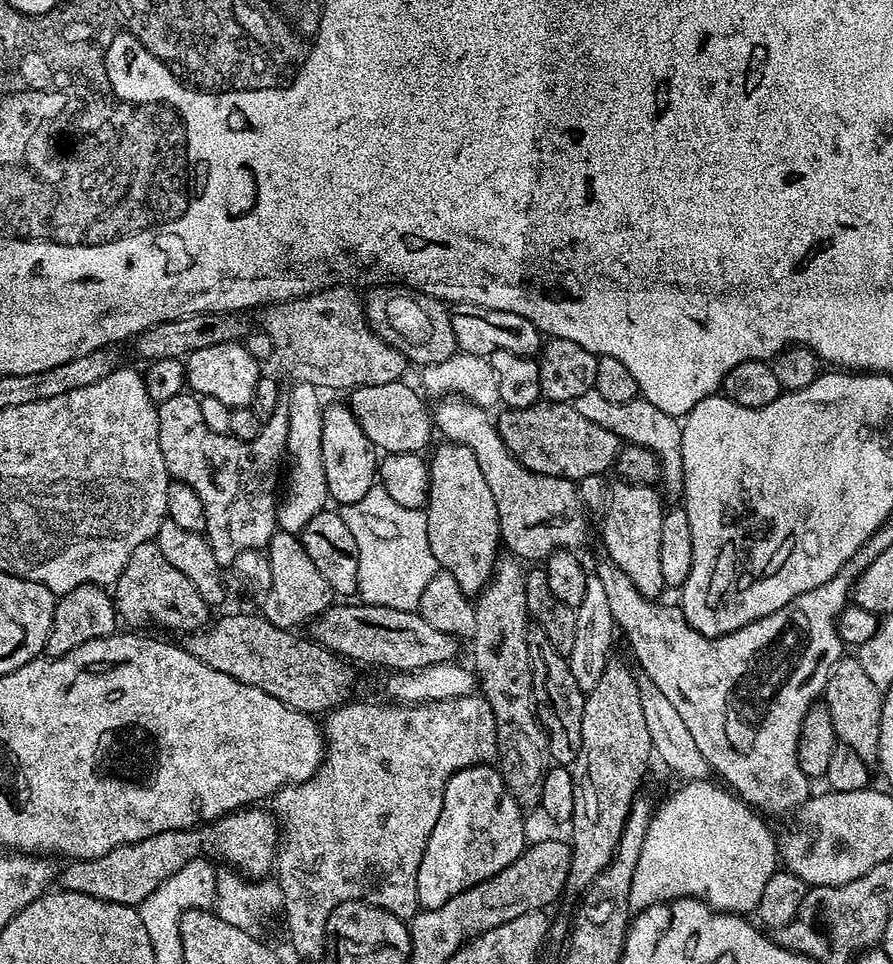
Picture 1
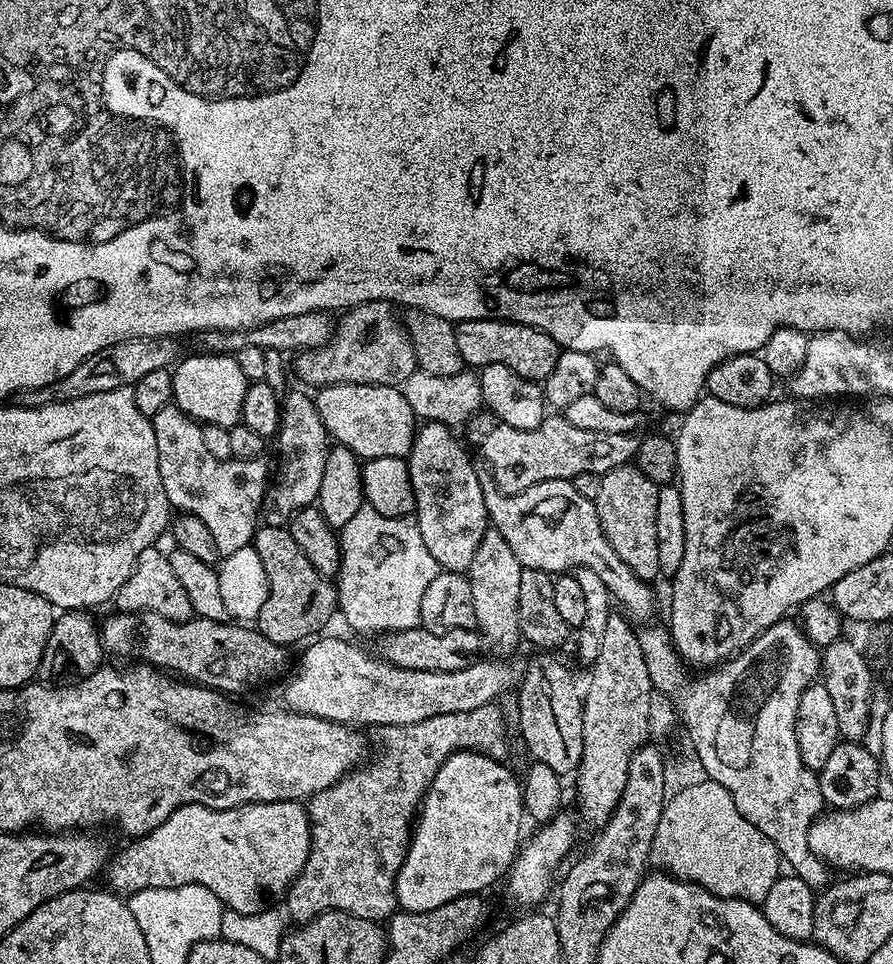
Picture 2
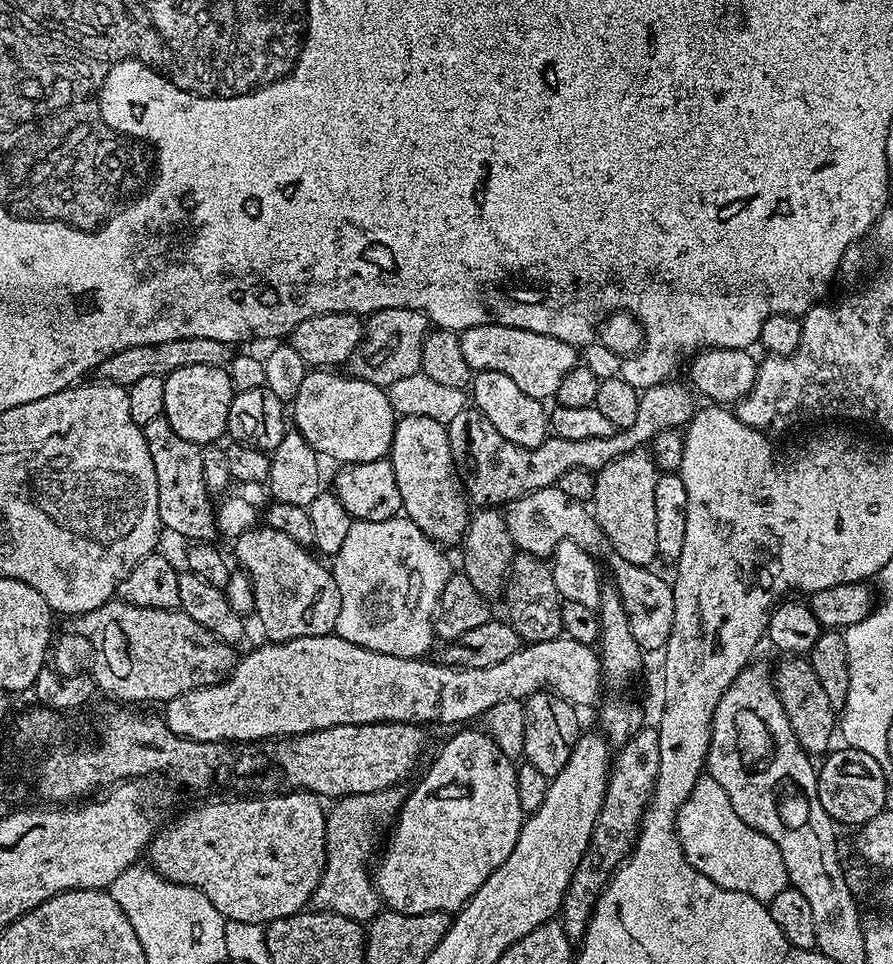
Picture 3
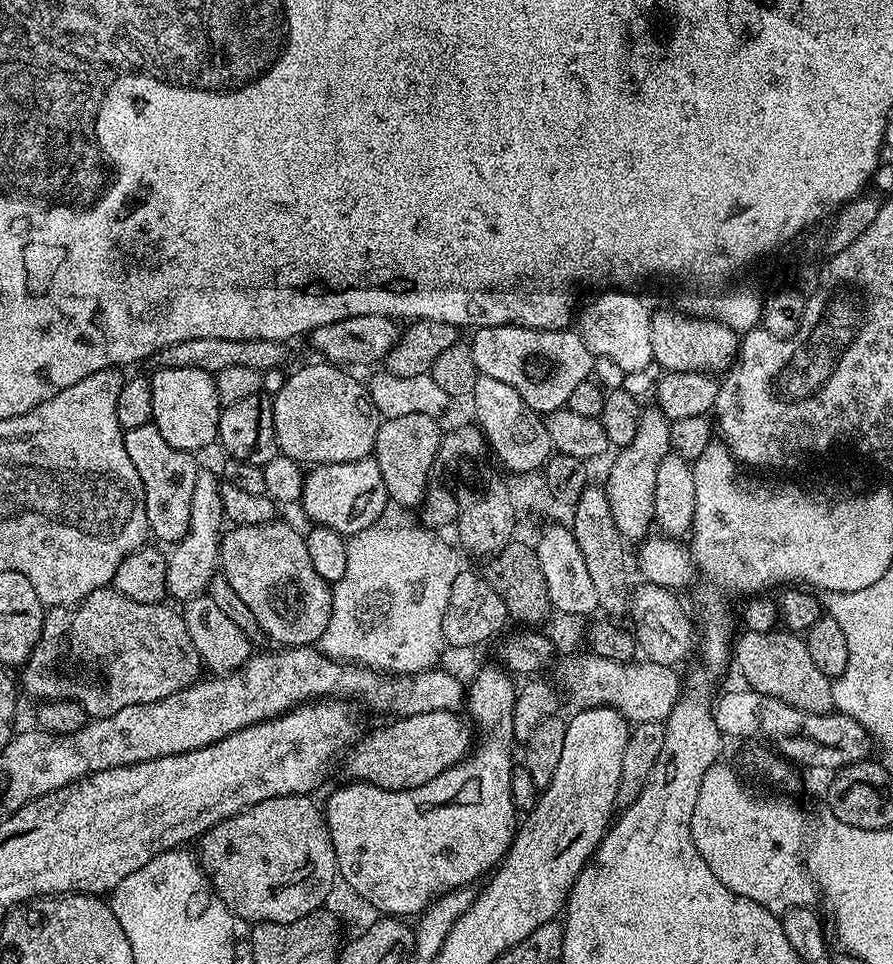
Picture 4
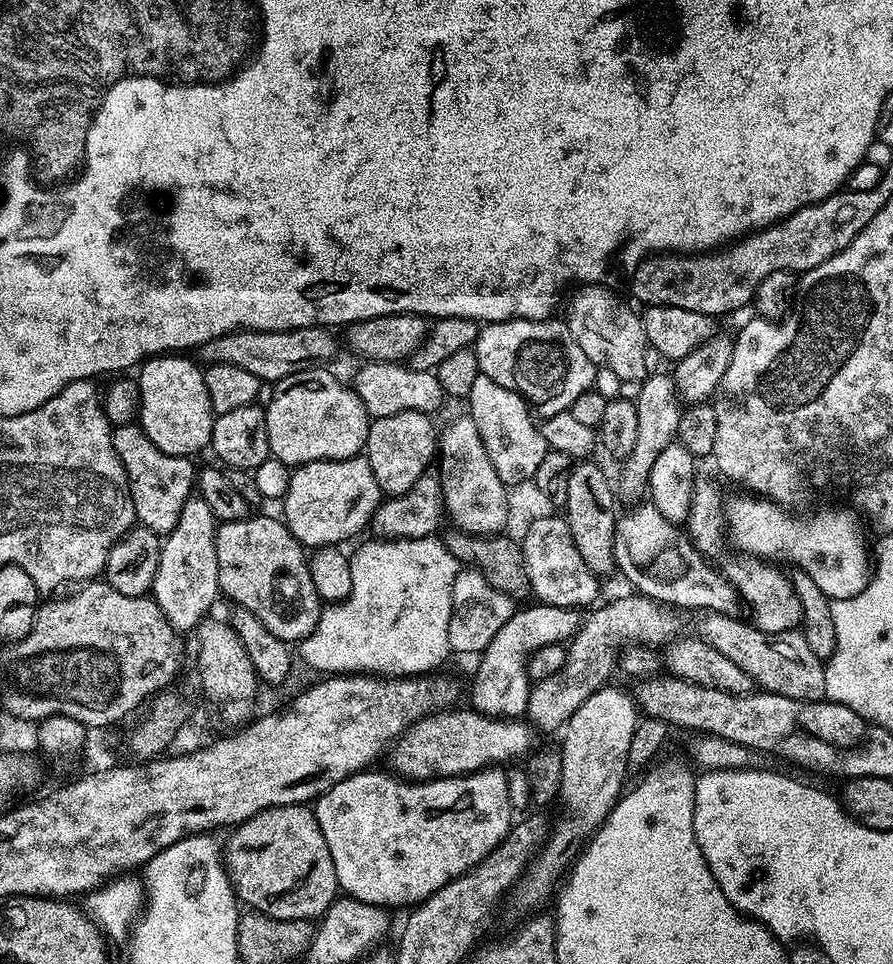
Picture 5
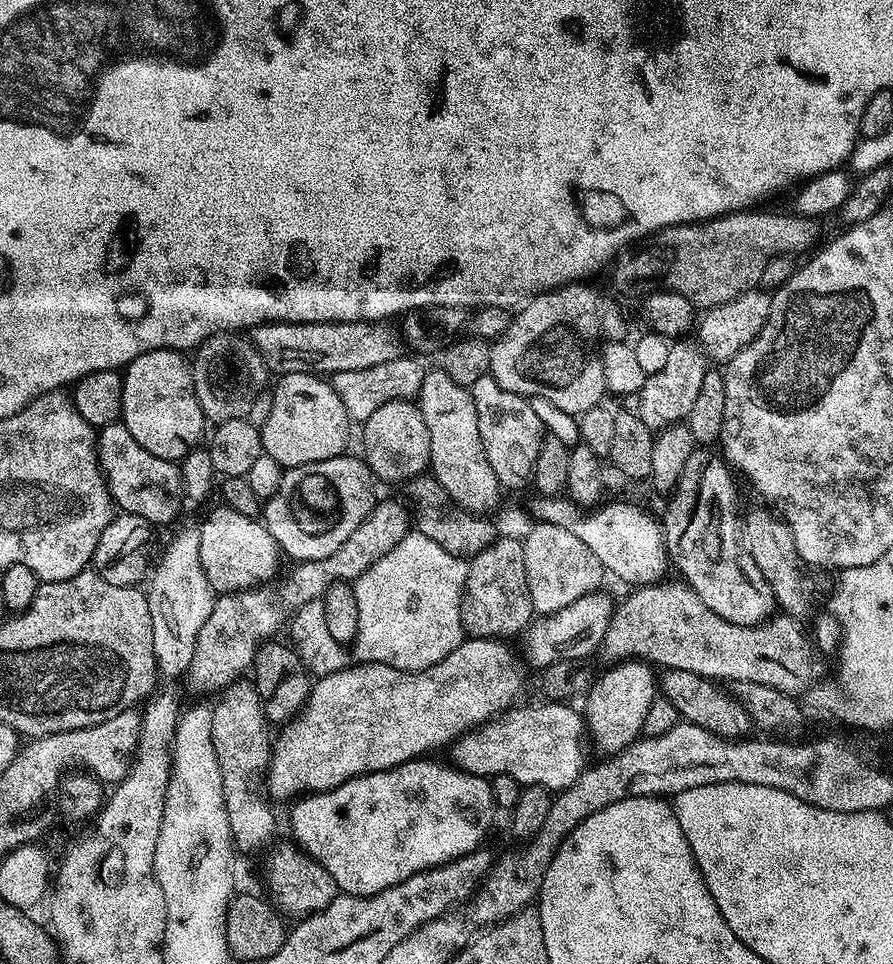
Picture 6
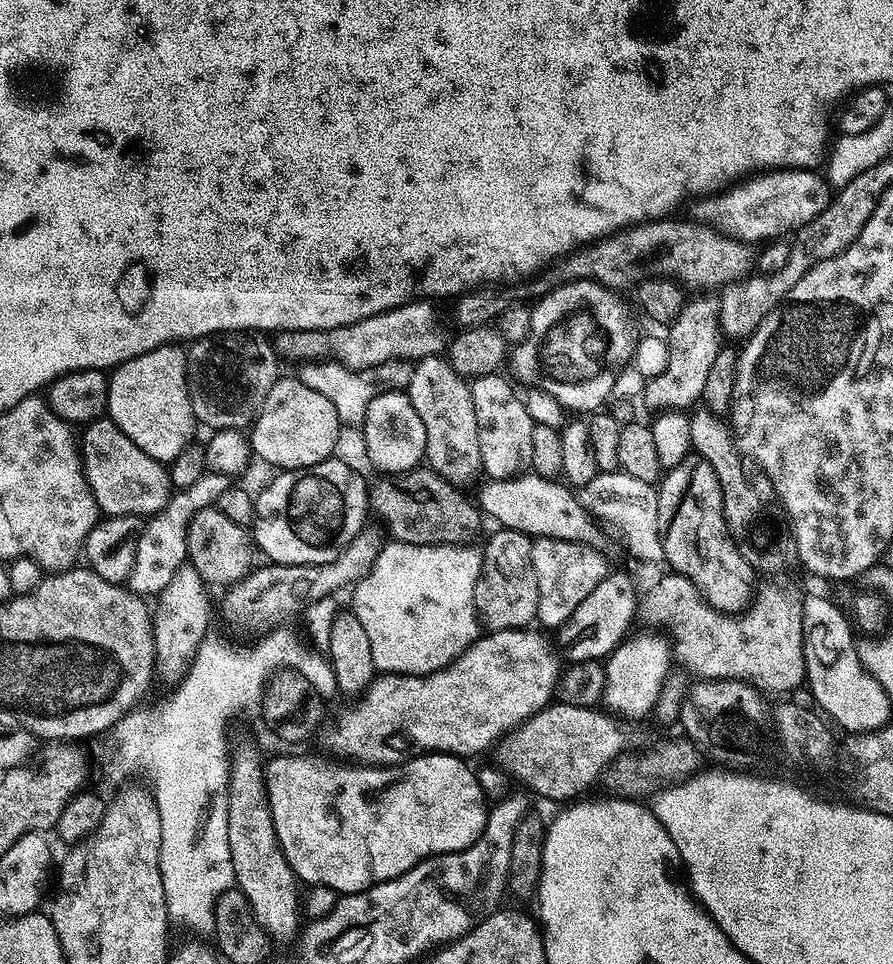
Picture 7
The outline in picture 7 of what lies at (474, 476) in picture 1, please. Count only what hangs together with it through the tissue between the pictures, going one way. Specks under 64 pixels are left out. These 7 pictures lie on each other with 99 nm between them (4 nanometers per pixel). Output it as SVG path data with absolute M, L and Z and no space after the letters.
M407 391L378 394L366 410L362 431L364 452L380 474L411 472L421 467L425 459L426 426L422 426L422 418L418 418L418 410L414 410L414 402L410 402Z

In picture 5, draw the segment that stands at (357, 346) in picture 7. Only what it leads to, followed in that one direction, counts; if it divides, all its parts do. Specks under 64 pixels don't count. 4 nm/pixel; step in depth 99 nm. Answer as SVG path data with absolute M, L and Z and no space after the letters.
M327 327L295 328L277 332L253 332L237 330L216 336L202 345L205 361L213 364L233 364L250 370L262 382L275 382L307 368L322 368L331 365L336 356L336 340Z

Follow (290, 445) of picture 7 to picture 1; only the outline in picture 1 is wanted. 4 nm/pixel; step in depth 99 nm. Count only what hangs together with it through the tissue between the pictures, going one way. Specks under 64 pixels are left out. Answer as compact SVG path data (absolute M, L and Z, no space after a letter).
M398 379L386 386L366 386L351 389L350 392L350 411L356 416L372 447L384 454L423 453L428 439L434 436L433 413L424 405L423 398L419 396L421 393L404 383L403 379Z

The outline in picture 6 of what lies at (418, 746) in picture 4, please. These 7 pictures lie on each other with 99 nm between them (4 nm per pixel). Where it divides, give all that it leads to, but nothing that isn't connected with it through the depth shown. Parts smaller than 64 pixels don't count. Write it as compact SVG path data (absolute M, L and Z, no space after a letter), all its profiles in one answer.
M540 702L537 708L519 708L513 706L493 716L485 724L481 724L457 736L450 745L452 751L451 763L461 772L468 772L472 776L491 778L510 774L519 784L540 784L549 790L559 790L570 786L584 771L584 740L586 744L586 721L579 711L576 712L564 702Z

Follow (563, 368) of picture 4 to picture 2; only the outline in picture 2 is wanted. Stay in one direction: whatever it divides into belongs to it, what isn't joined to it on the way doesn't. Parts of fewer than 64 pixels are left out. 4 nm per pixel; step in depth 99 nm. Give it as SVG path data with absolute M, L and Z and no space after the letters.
M462 320L455 325L458 354L462 354L465 365L479 370L485 364L510 366L528 380L543 382L554 370L555 362L562 351L554 338L537 328L525 324L513 324L511 320Z

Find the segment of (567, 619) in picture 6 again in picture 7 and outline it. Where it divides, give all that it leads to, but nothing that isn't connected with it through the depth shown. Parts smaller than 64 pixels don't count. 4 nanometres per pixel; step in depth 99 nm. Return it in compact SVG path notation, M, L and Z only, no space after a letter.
M612 570L609 571L605 580L598 582L598 586L590 590L588 597L578 606L578 610L574 610L572 617L558 629L558 636L564 644L576 644L576 654L574 654L576 660L600 660L611 654L629 635L628 627L631 626L632 620L634 624L637 614L638 591L636 592L635 582L626 573Z

